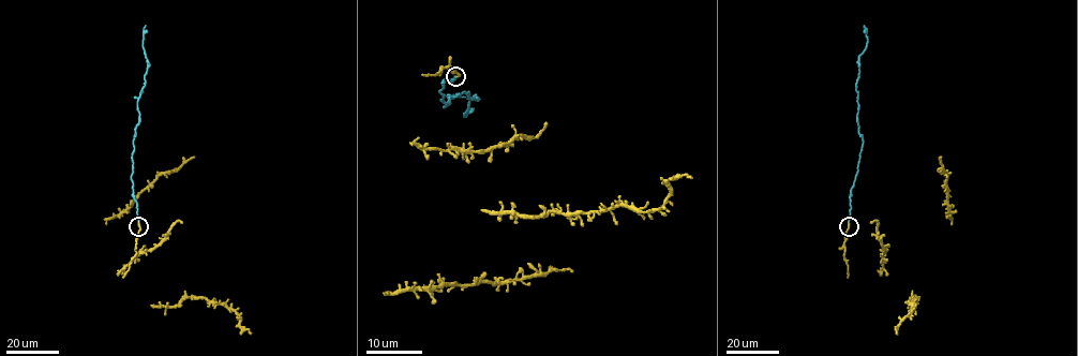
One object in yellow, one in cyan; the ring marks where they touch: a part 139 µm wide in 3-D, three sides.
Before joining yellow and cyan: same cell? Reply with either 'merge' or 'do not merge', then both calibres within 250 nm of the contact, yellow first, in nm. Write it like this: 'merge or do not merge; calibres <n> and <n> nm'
merge; calibres 200 and 50 nm

